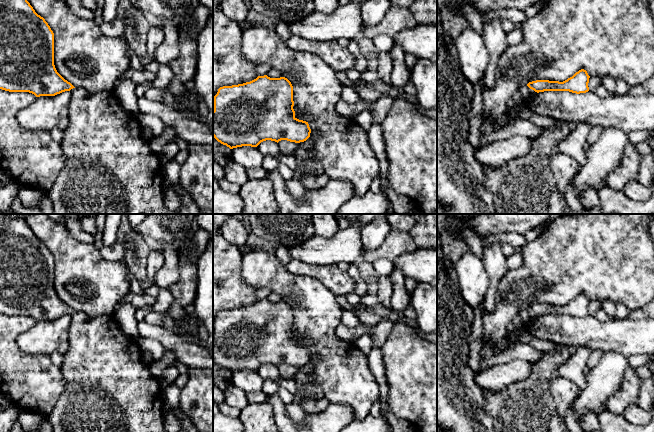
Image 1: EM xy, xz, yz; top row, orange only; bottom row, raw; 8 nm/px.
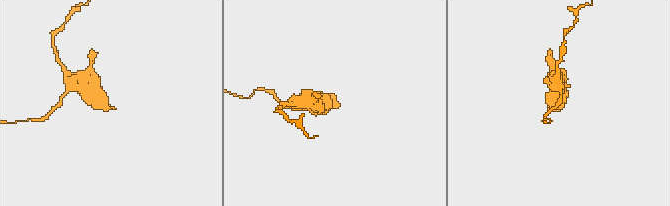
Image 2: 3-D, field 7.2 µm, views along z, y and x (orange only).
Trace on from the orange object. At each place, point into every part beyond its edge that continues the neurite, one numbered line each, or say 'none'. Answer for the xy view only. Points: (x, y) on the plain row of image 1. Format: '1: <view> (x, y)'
1: xy (109, 388)

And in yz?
1: yz (526, 317)

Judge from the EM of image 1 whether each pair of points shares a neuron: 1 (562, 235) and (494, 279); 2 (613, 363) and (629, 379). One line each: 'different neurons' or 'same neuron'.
1: different neurons
2: different neurons

